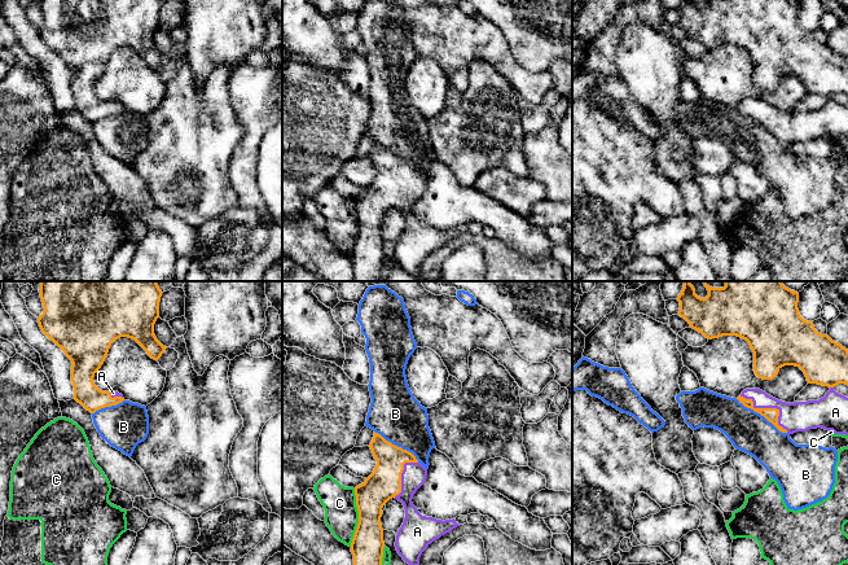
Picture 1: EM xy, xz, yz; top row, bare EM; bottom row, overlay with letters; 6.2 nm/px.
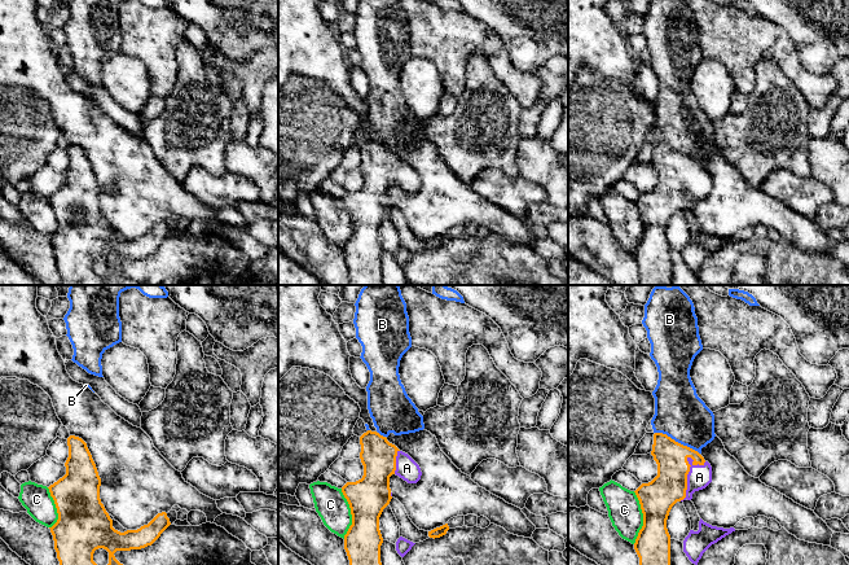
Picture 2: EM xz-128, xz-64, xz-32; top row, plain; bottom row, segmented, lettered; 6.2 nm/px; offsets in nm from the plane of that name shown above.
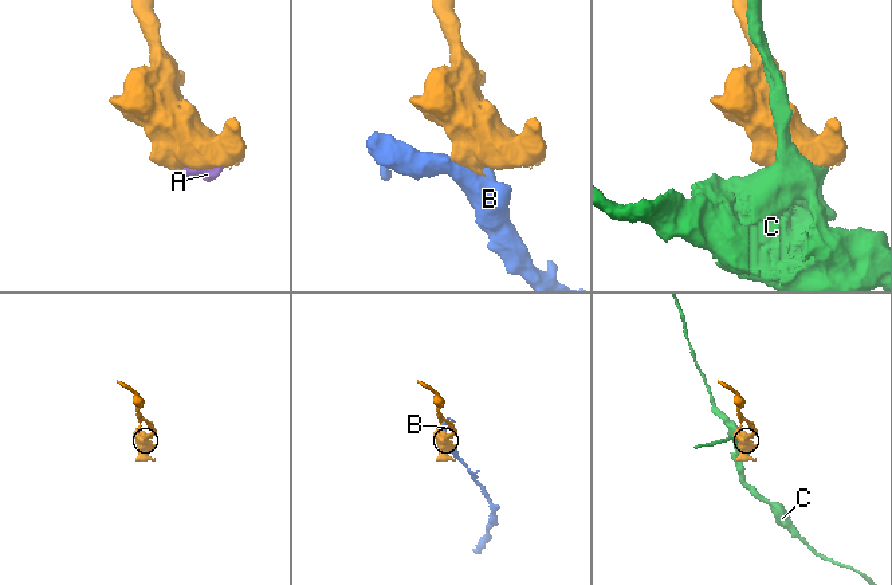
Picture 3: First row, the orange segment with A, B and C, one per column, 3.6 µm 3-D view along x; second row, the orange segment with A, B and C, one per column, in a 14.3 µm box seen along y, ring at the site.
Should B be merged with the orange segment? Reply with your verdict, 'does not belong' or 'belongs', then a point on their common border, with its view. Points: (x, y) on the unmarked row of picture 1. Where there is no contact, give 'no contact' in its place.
does not belong | yz (761, 125)

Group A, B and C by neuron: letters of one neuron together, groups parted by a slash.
A / B / C

